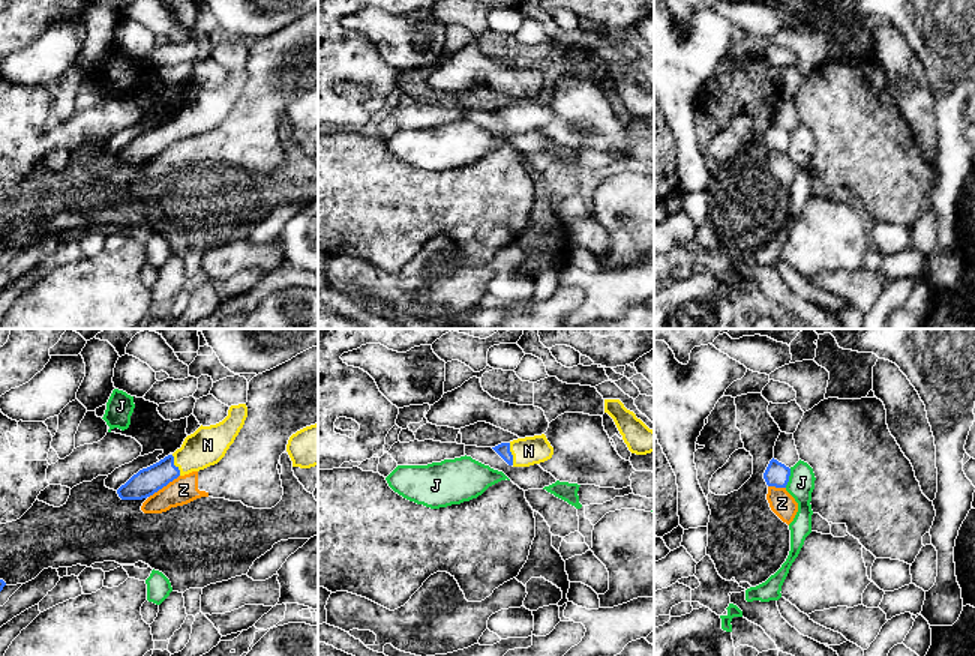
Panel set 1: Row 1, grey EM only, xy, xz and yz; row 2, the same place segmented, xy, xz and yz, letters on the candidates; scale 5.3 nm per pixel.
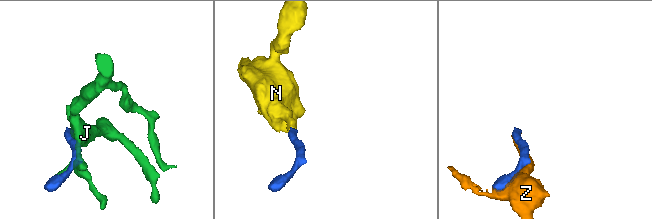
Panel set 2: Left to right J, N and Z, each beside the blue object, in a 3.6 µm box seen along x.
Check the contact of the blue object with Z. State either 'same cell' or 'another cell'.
another cell

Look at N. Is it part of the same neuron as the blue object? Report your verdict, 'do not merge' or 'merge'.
merge

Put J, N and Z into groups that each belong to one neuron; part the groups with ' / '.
J / N / Z

